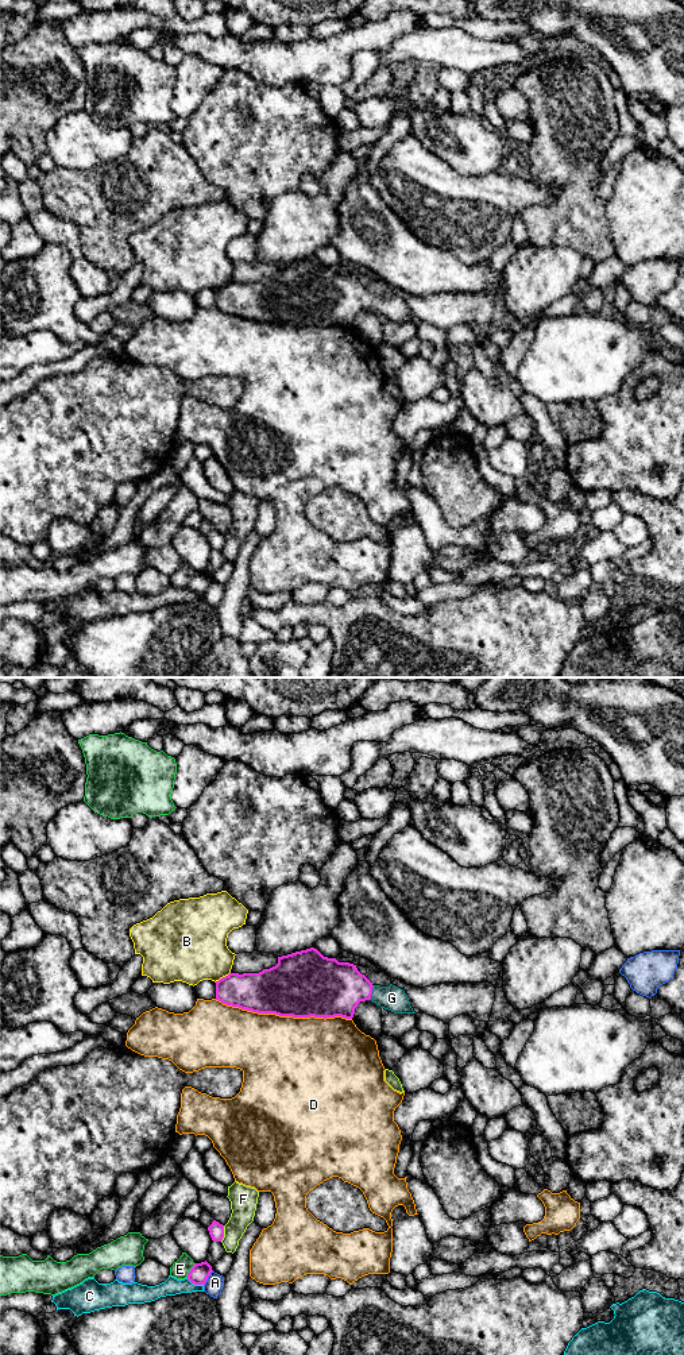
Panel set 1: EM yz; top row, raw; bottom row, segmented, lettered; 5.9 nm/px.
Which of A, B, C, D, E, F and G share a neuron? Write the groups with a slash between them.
A / B / C / D / E / F / G

